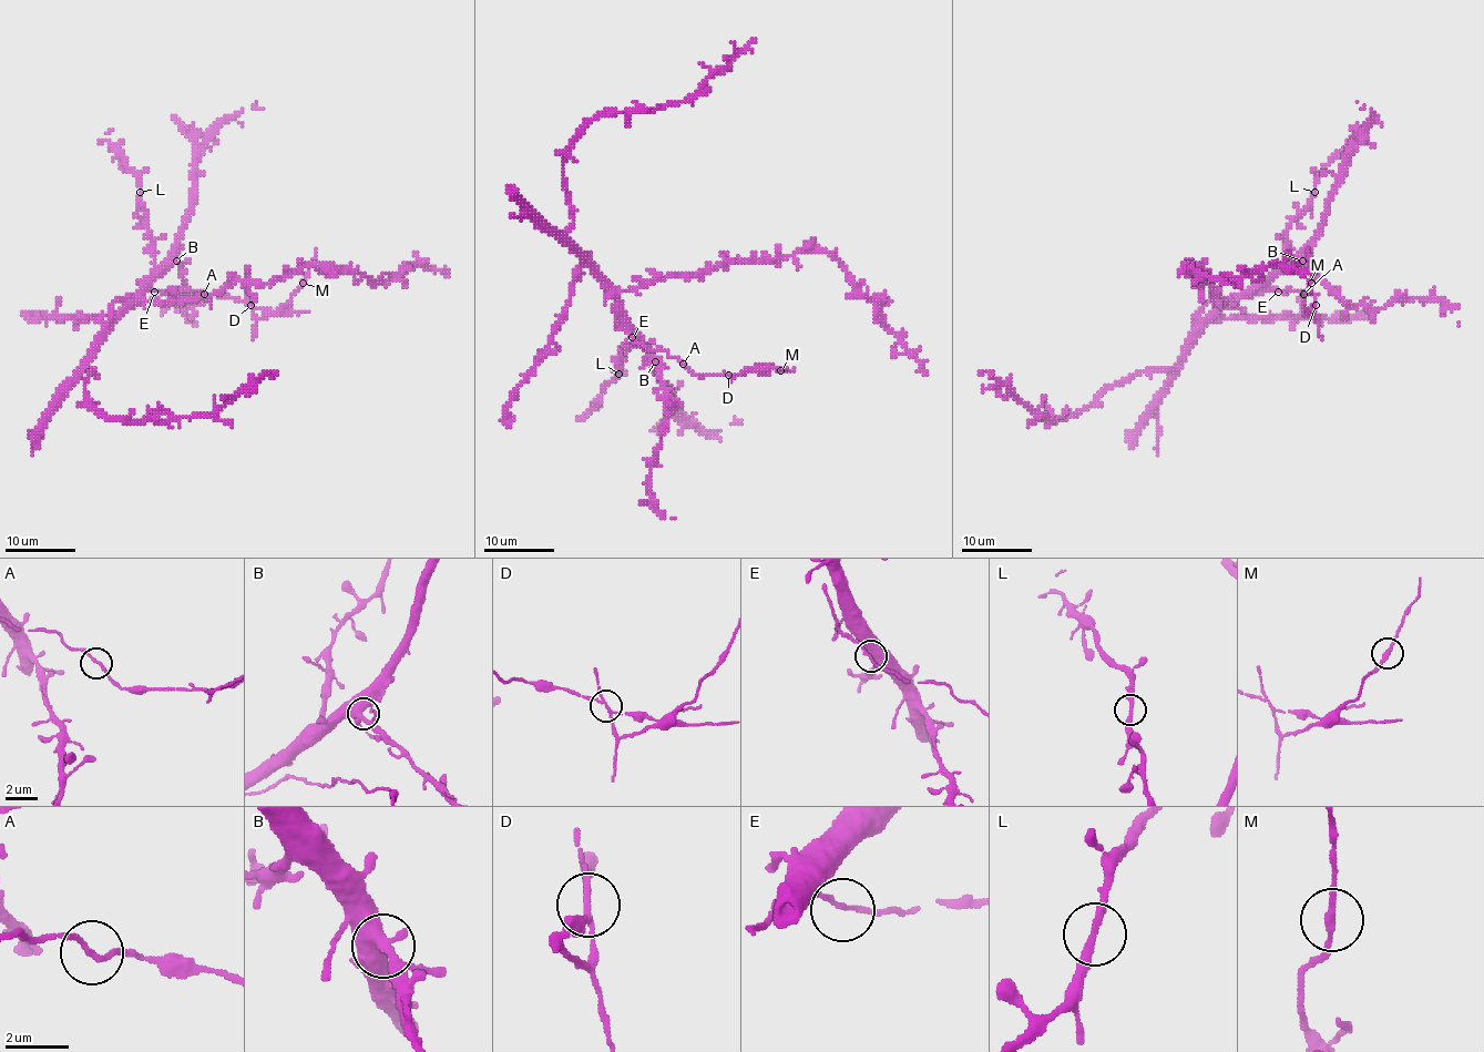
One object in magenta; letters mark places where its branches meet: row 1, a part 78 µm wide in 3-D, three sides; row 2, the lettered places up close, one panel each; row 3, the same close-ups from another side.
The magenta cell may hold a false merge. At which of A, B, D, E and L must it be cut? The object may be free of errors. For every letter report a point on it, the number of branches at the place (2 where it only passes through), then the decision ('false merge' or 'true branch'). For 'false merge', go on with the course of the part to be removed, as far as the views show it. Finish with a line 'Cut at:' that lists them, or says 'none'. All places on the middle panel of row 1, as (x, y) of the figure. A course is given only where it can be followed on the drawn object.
A: place (683, 364); branches 2; true branch
B: place (655, 361); branches 4; true branch
D: place (728, 375); branches 4; false merge; course (728, 376), (764, 364), (770, 364), (779, 370), (795, 368)
E: place (632, 337); branches 2; true branch
L: place (618, 374); branches 2; true branch
Cut at: D

